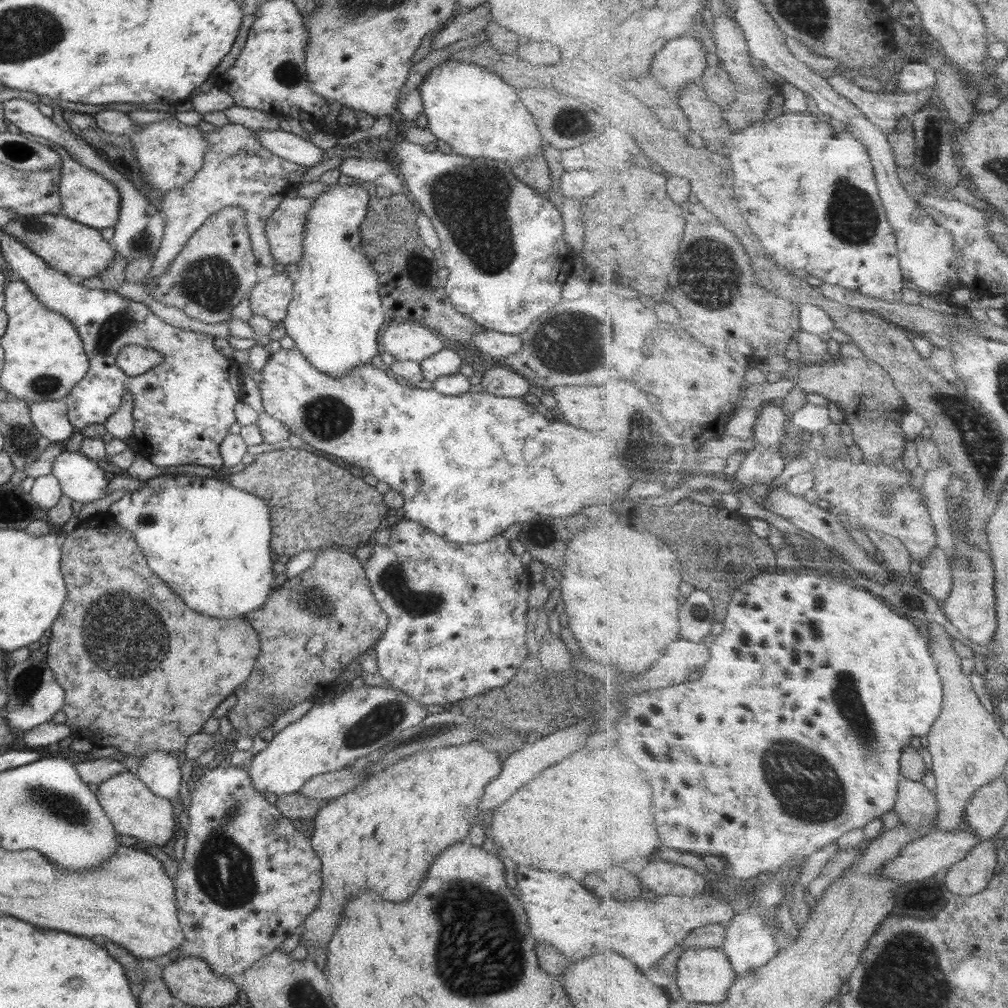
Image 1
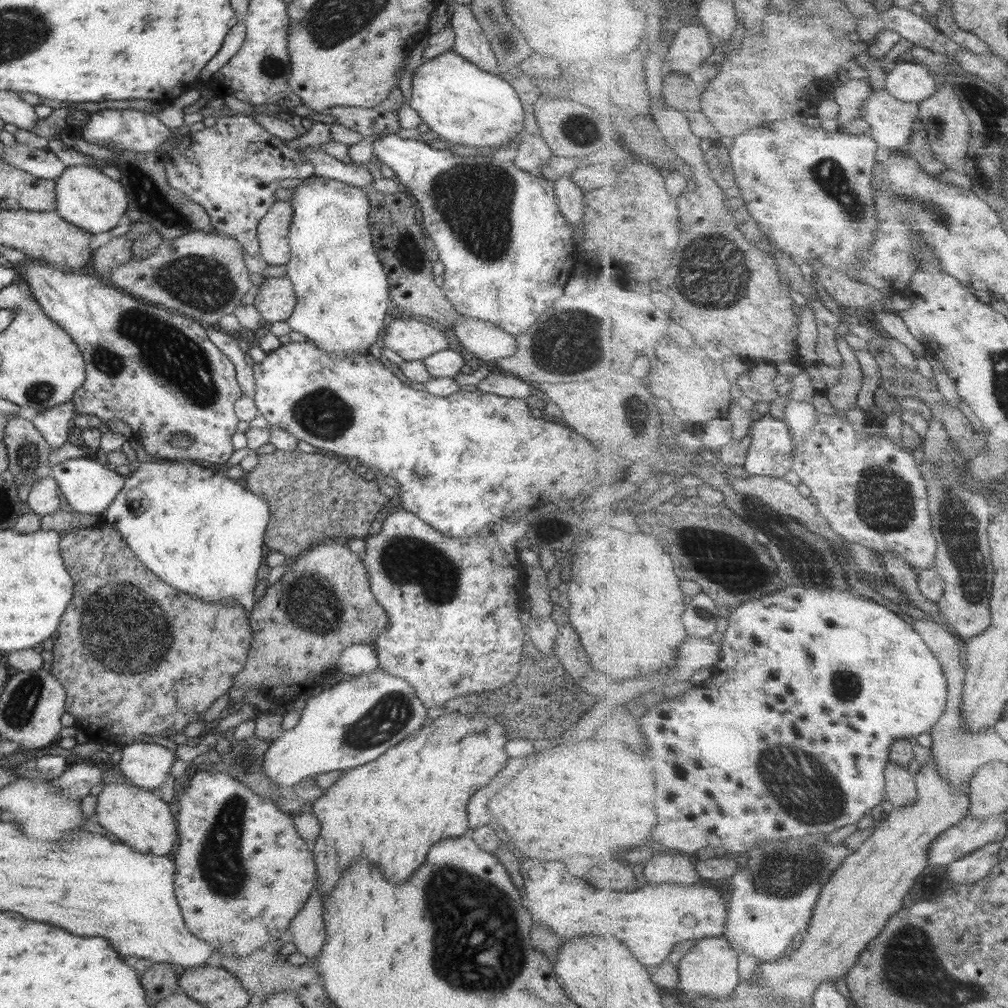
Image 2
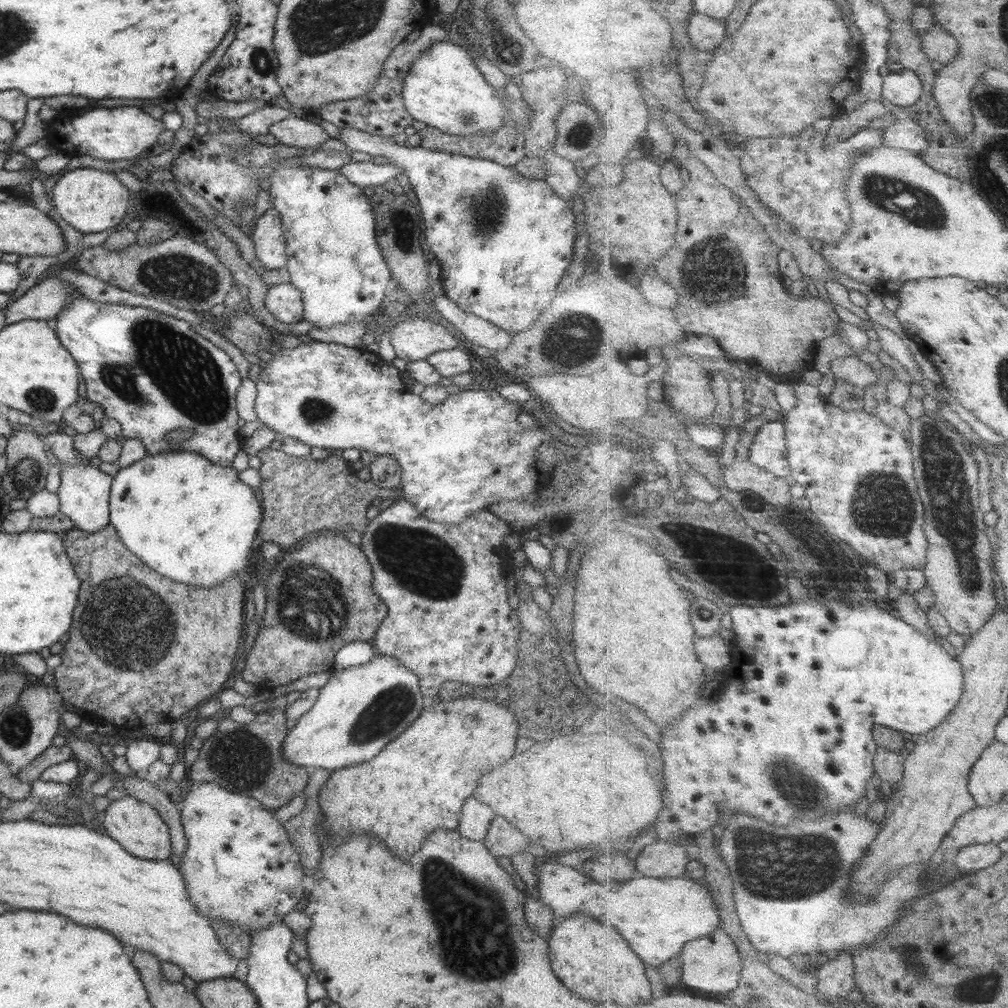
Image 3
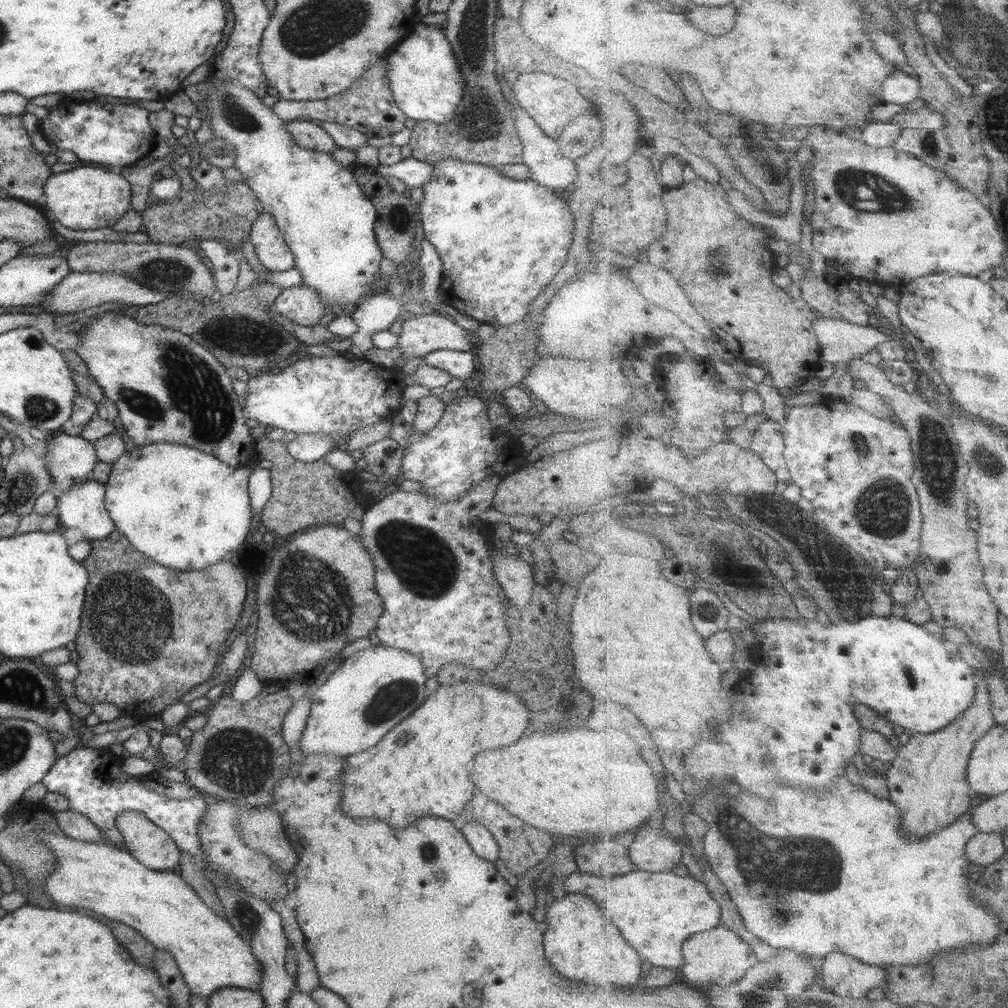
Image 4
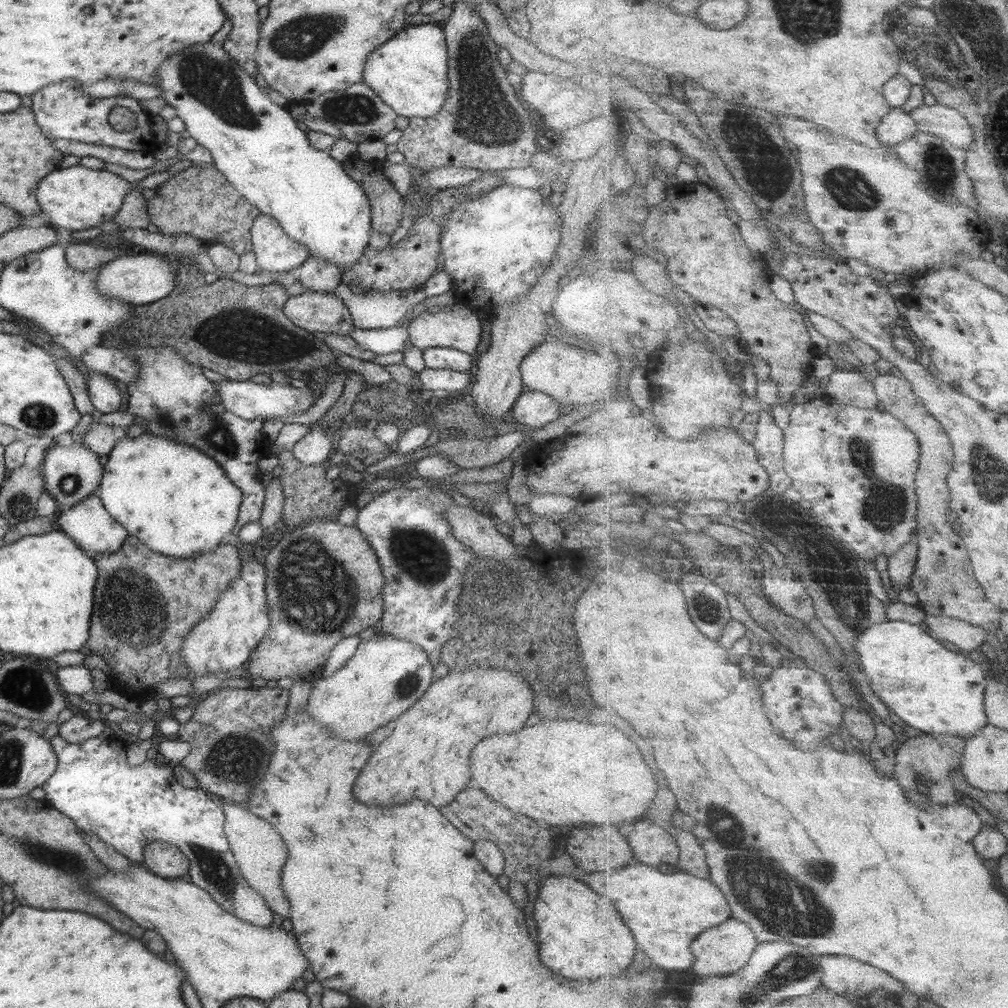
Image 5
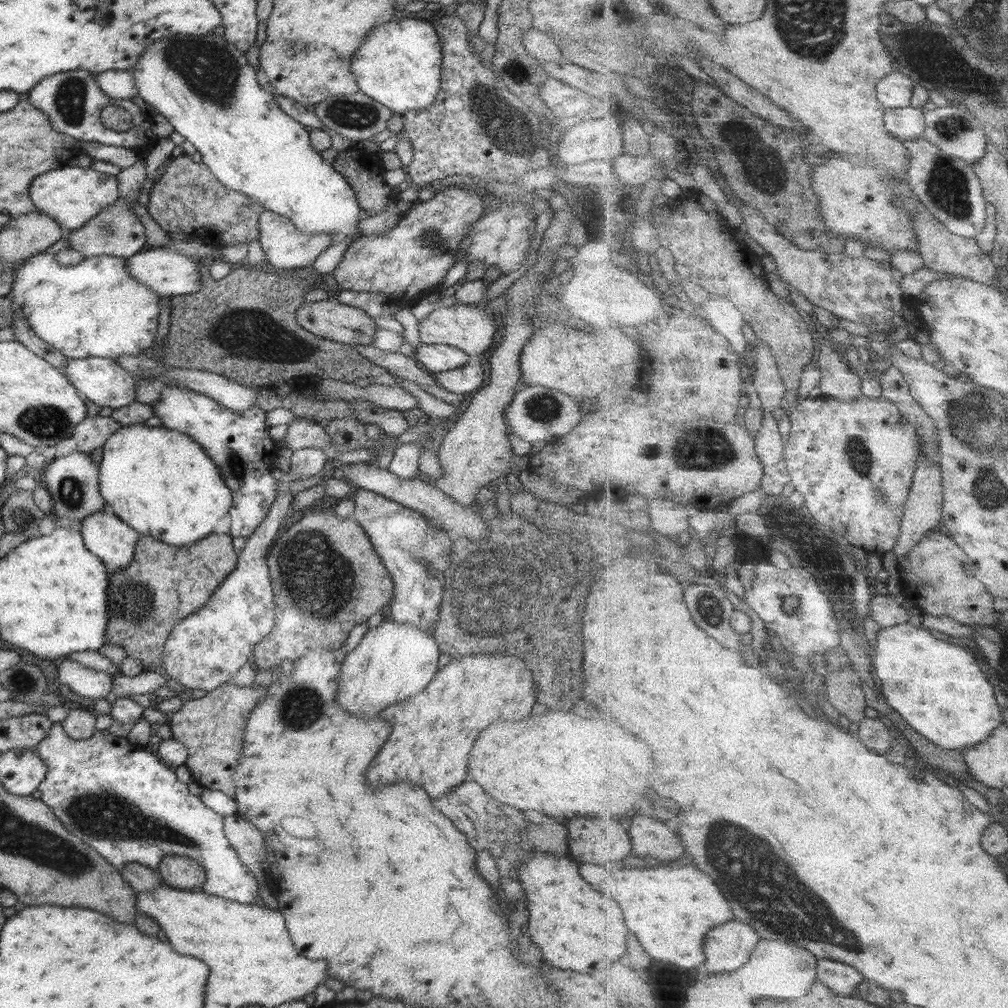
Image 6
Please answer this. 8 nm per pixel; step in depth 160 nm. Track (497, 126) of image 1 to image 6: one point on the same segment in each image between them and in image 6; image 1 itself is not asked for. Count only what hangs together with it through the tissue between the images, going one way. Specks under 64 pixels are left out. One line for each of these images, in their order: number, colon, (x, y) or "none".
2: (463, 104)
3: (443, 89)
4: (425, 82)
5: (408, 72)
6: (398, 64)

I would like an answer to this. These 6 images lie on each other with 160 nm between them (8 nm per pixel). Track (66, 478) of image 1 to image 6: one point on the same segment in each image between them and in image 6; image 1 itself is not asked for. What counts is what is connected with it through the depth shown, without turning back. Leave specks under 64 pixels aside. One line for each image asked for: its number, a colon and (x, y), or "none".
2: (88, 488)
3: (83, 492)
4: (80, 509)
5: (87, 523)
6: (103, 534)

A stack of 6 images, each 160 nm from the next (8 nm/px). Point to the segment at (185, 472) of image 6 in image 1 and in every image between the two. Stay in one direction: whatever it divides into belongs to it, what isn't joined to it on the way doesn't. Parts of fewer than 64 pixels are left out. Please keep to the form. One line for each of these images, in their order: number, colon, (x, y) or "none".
1: (209, 542)
2: (200, 532)
3: (189, 520)
4: (184, 509)
5: (177, 501)

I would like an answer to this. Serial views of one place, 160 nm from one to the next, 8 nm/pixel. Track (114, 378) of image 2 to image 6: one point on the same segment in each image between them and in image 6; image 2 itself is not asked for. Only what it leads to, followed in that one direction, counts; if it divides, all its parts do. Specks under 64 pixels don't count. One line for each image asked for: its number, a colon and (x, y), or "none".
3: (150, 372)
4: (166, 388)
5: (173, 399)
6: (238, 444)

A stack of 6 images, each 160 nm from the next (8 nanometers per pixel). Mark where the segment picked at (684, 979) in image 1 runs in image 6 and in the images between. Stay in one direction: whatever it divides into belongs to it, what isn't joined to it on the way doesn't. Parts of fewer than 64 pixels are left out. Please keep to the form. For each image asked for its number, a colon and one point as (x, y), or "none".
2: (711, 968)
3: (714, 964)
4: (720, 956)
5: (725, 949)
6: (729, 947)

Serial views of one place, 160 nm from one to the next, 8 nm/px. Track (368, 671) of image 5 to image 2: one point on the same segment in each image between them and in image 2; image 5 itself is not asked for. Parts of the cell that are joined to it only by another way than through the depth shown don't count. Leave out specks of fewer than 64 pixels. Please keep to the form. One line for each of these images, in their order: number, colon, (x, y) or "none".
2: (346, 725)
3: (359, 709)
4: (368, 693)

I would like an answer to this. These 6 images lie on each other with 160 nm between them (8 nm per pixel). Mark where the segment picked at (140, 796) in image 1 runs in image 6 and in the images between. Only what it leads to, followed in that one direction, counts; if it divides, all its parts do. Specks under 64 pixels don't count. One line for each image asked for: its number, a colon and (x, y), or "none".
2: (139, 818)
3: (134, 825)
4: (151, 846)
5: (164, 860)
6: (178, 872)

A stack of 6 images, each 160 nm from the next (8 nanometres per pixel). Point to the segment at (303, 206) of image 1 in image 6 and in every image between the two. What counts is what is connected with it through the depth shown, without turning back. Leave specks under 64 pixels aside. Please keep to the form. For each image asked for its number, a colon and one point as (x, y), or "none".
2: (271, 233)
3: (268, 240)
4: (270, 248)
5: (274, 251)
6: (285, 248)

